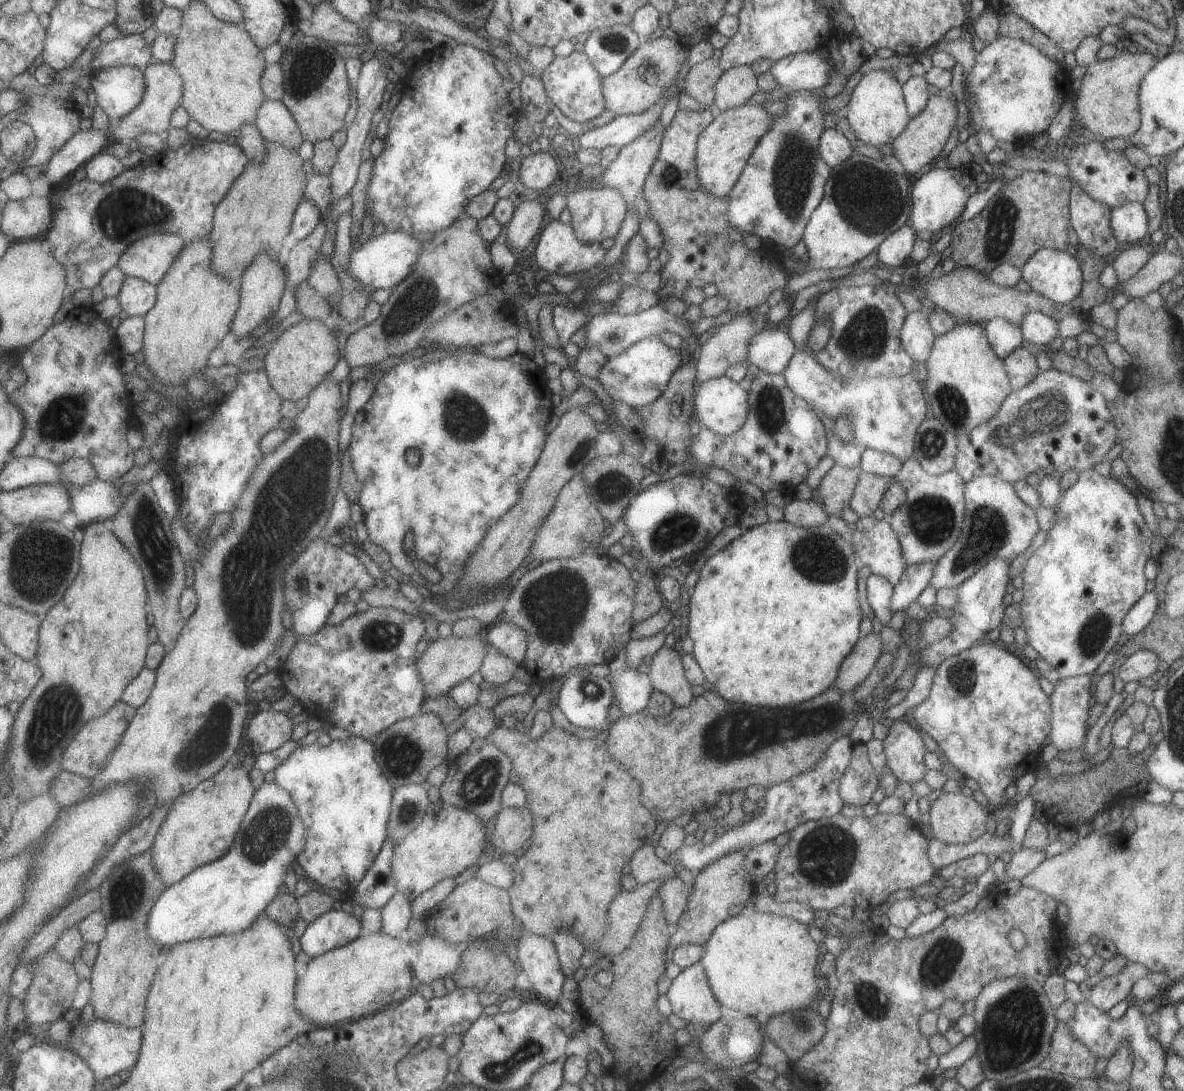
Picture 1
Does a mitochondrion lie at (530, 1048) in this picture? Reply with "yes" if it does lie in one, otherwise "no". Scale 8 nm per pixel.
yes

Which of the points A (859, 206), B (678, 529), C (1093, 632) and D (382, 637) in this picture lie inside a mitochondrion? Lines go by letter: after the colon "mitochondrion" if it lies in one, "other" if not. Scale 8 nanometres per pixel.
A: mitochondrion
B: mitochondrion
C: mitochondrion
D: mitochondrion

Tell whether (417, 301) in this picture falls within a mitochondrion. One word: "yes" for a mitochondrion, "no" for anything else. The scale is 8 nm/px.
yes

